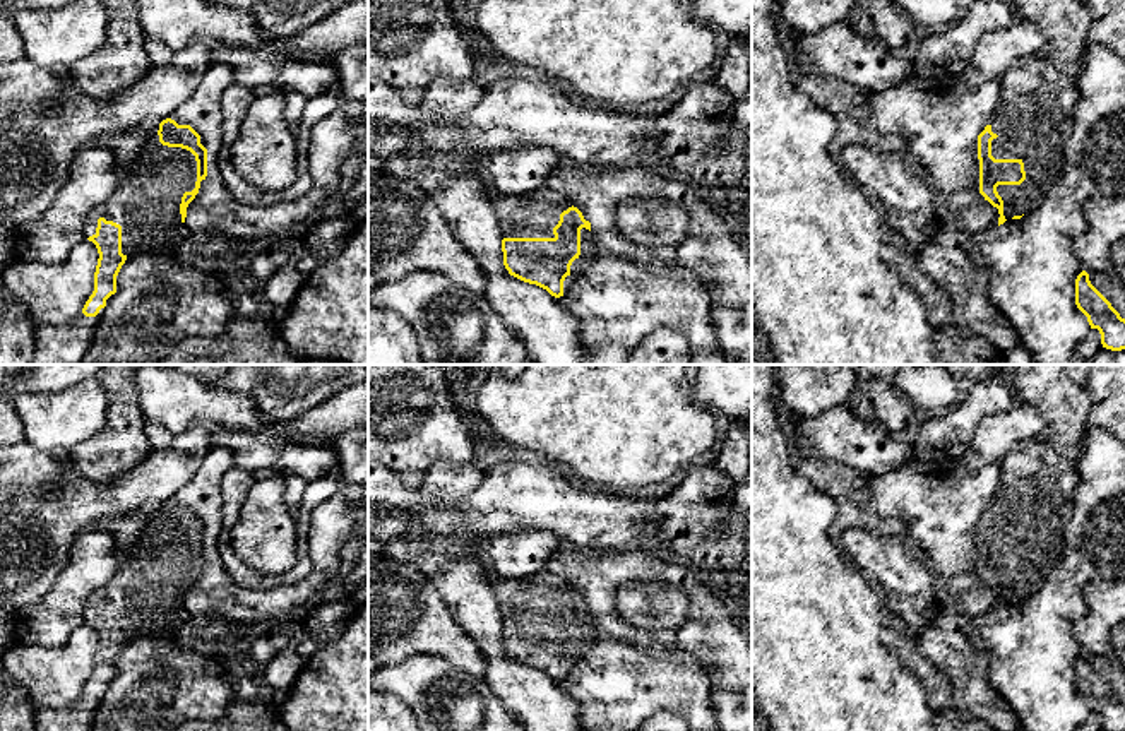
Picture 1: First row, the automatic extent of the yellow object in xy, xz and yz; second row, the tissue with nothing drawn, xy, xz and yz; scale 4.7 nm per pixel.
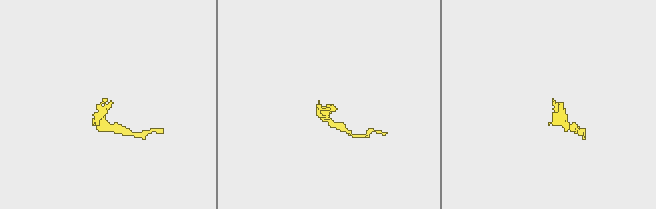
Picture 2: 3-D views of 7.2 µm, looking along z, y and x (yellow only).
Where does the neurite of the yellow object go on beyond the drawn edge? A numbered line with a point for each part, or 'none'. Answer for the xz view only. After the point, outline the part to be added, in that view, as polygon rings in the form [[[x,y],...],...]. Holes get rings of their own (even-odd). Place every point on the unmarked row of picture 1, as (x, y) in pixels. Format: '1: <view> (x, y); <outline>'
1: xz (535, 598); [[[493,568],[488,572],[488,582],[503,621],[555,621],[553,611],[560,597],[572,591],[562,579],[546,568],[521,579],[503,579]]]
2: xz (589, 634); [[[580,613],[580,639],[572,645],[570,657],[563,664],[563,676],[567,676],[575,663],[582,659],[594,645],[594,642],[601,637],[598,632],[594,620],[589,613]]]

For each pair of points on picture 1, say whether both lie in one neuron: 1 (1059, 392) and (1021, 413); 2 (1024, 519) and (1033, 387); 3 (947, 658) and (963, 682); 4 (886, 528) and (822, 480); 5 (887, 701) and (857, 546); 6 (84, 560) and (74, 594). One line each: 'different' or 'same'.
1: different
2: same
3: same
4: same
5: different
6: same

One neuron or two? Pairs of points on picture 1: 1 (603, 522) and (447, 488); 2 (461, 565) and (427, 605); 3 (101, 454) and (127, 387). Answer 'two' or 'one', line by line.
1: two
2: two
3: one

